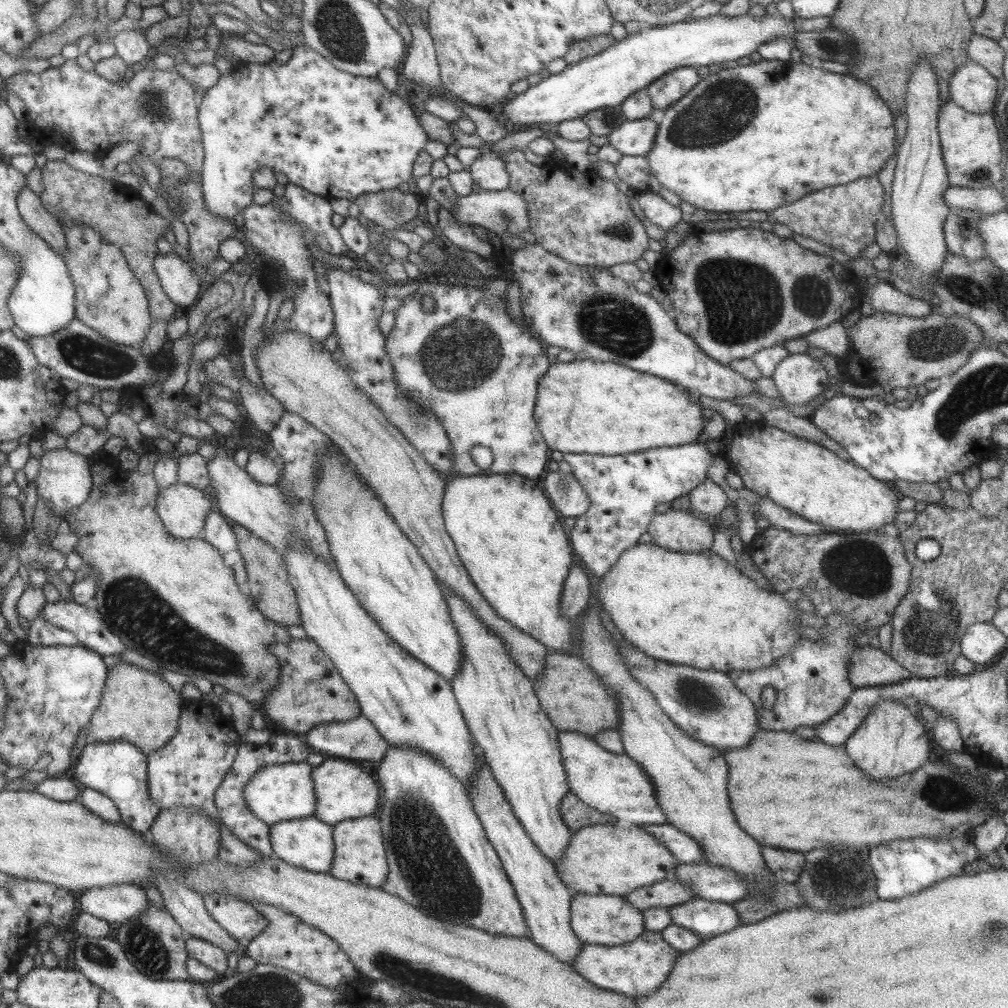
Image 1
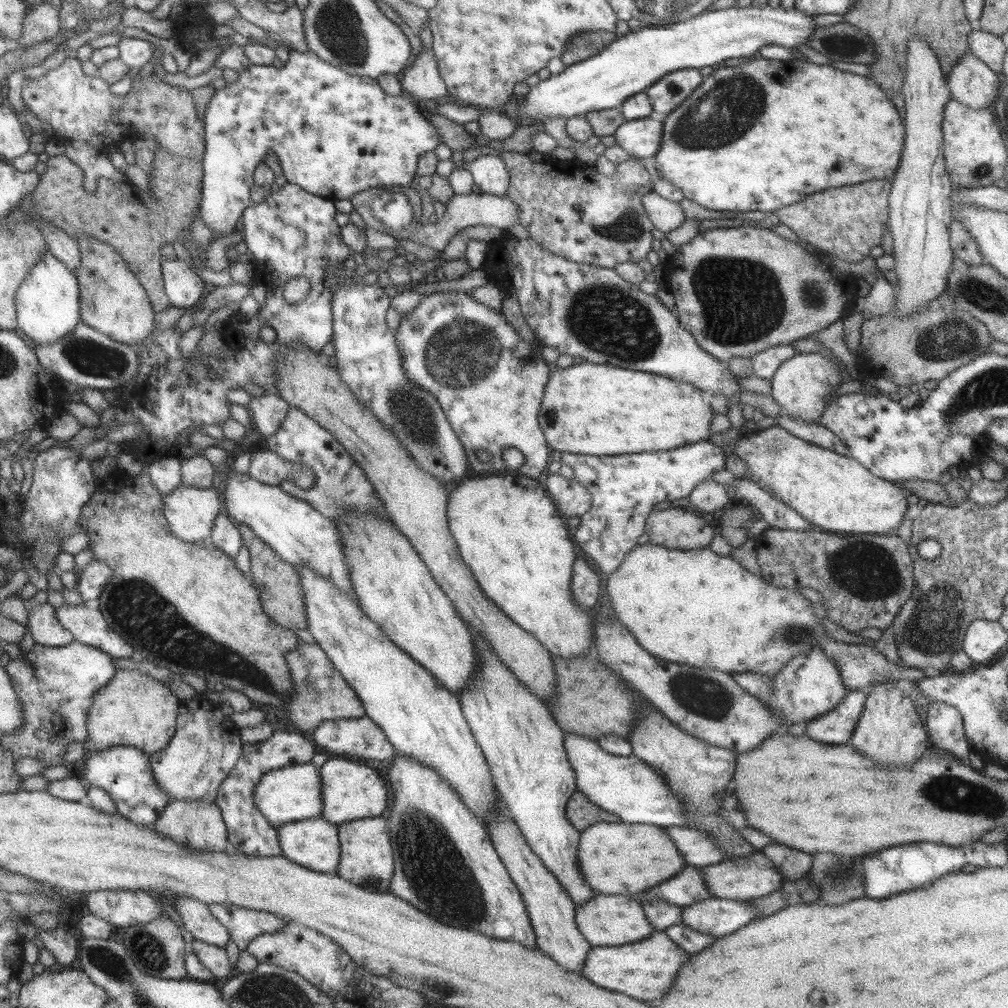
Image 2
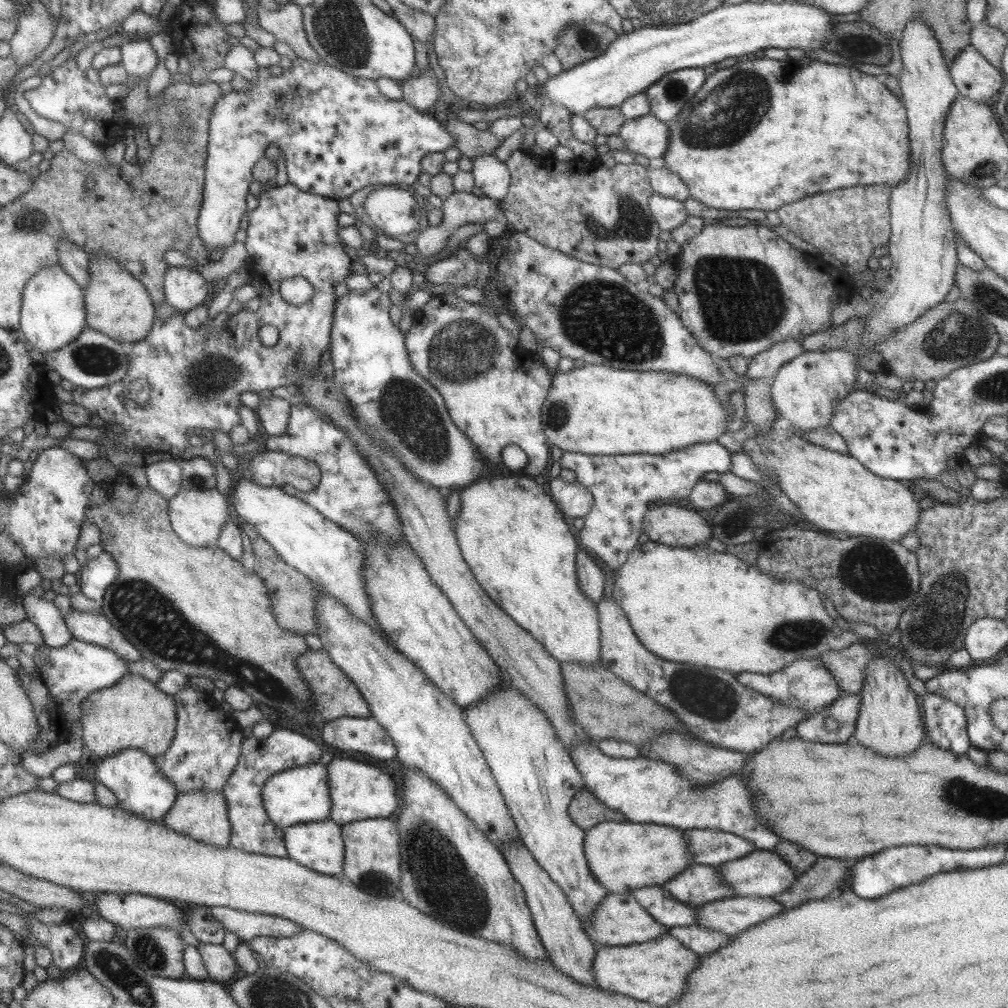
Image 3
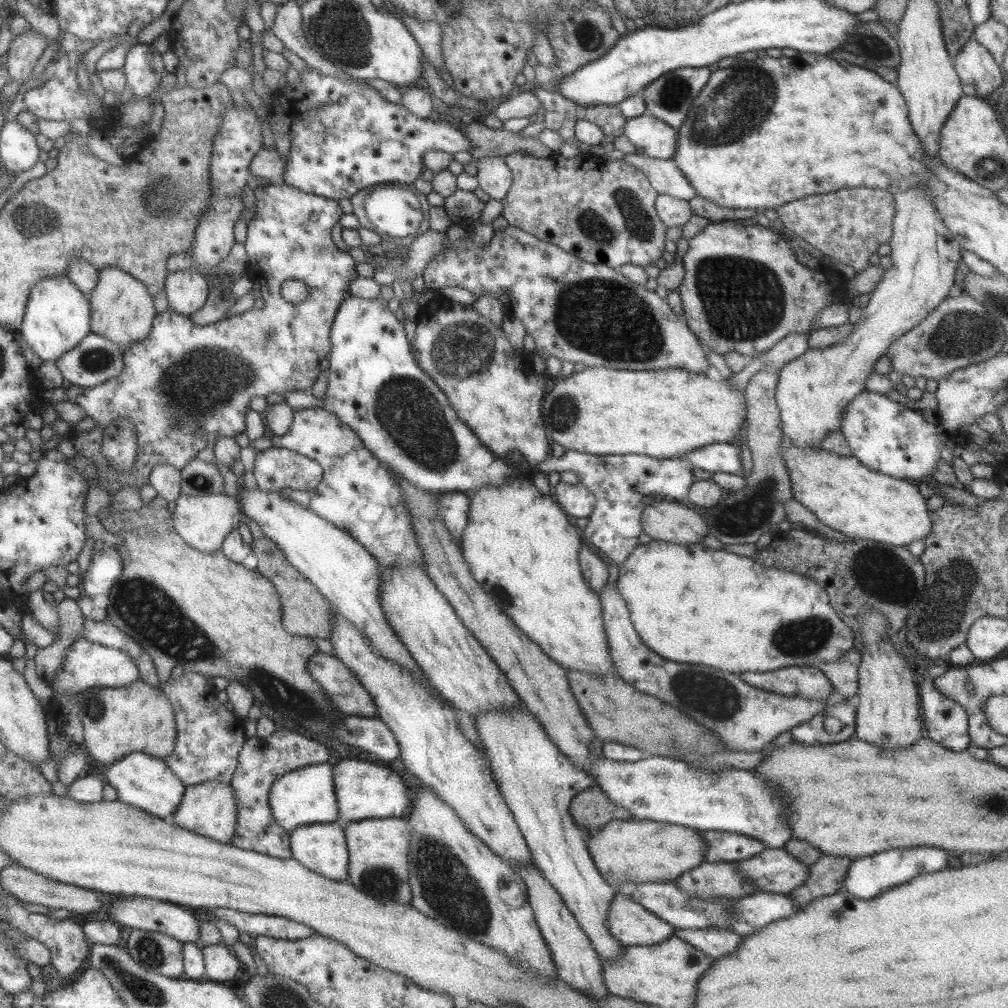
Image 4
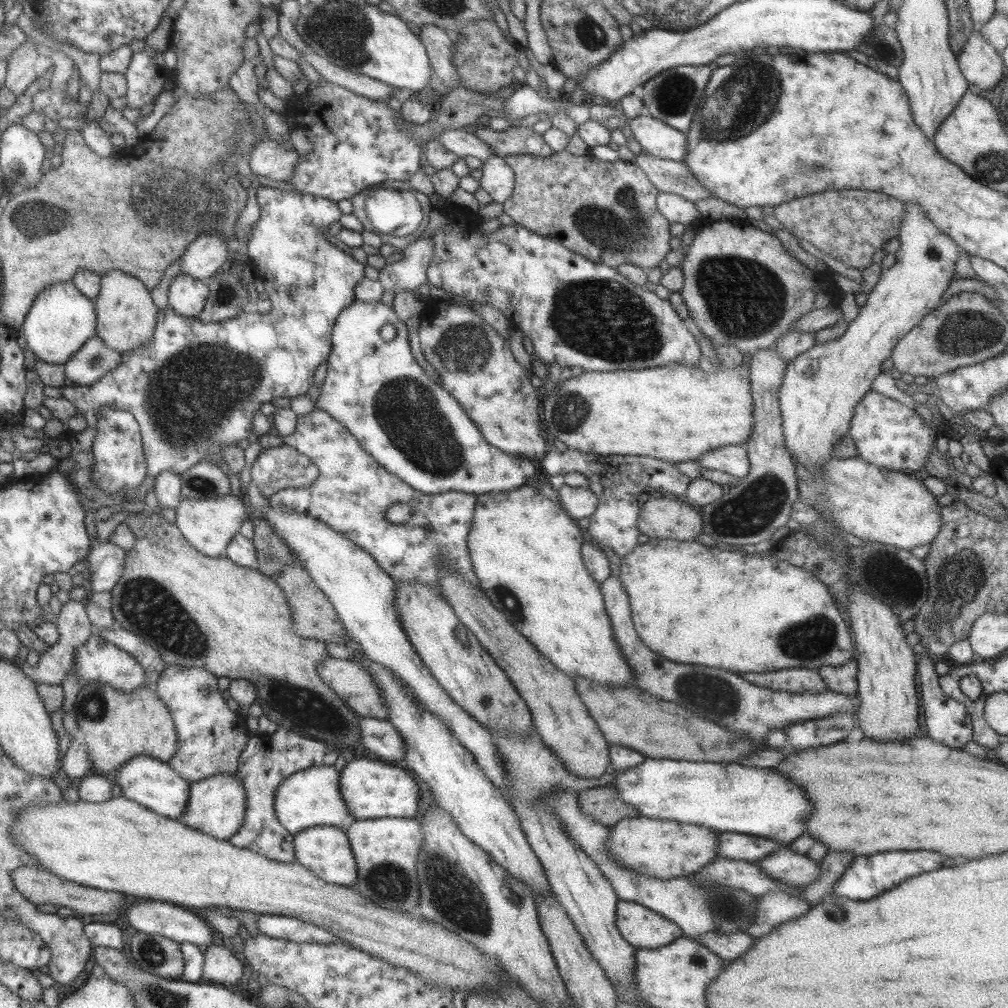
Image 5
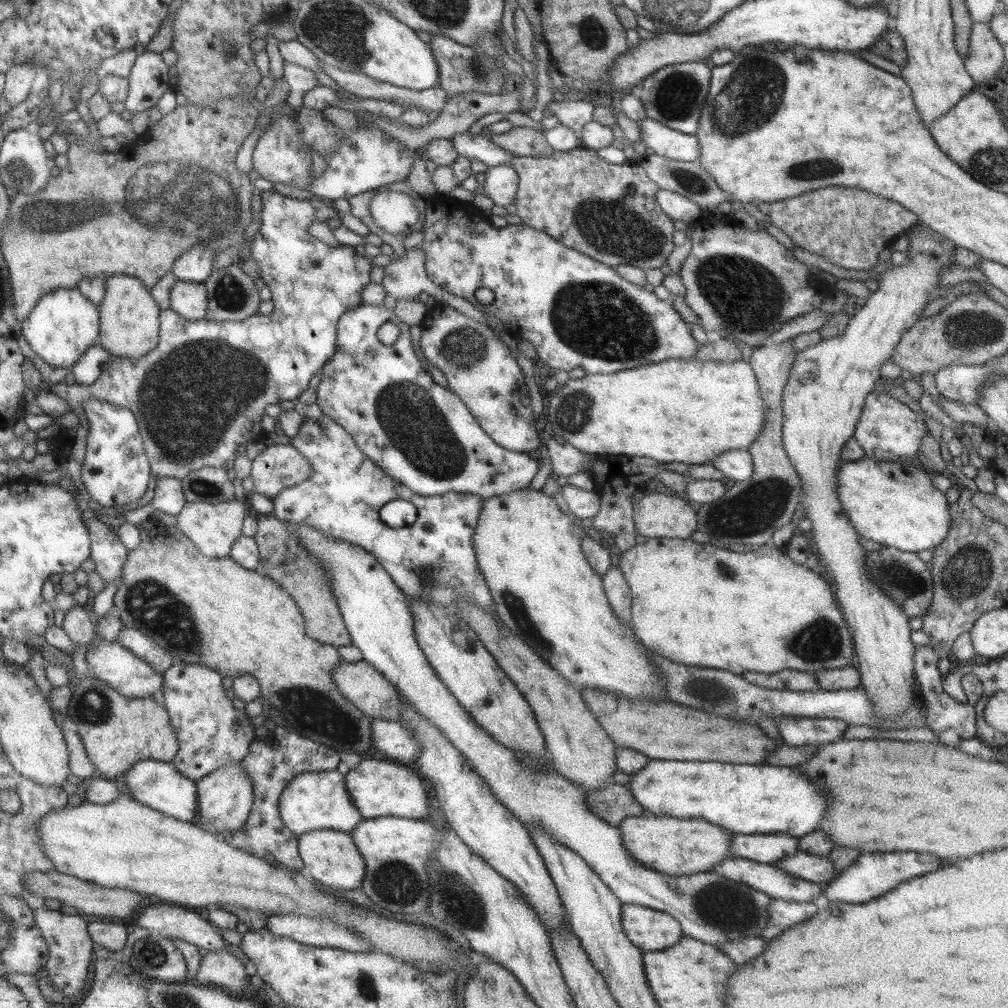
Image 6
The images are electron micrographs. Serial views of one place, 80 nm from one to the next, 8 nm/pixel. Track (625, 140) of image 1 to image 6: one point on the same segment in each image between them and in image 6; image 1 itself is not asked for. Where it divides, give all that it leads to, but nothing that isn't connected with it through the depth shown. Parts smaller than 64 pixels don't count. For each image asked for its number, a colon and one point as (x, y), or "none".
2: (640, 138)
3: (646, 135)
4: (654, 138)
5: (657, 139)
6: (673, 145)

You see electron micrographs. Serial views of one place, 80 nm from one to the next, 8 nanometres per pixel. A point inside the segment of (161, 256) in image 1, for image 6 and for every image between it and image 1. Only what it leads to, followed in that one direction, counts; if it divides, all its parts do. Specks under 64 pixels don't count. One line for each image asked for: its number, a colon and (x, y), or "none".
2: (183, 288)
3: (184, 289)
4: (186, 291)
5: (186, 296)
6: (189, 300)

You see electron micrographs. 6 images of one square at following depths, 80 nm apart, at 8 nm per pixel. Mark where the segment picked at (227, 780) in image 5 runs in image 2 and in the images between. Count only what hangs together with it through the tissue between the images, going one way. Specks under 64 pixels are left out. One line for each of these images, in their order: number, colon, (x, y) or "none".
2: (198, 824)
3: (201, 815)
4: (209, 809)

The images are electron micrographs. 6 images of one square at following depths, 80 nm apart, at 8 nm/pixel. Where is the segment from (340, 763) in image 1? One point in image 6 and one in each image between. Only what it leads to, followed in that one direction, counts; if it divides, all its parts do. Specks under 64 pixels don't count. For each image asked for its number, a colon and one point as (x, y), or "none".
2: (350, 791)
3: (357, 791)
4: (363, 790)
5: (370, 789)
6: (377, 788)

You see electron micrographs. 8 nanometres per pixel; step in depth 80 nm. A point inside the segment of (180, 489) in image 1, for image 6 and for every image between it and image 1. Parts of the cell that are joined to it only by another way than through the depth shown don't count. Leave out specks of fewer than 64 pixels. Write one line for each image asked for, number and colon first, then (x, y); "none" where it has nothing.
2: (189, 511)
3: (196, 516)
4: (203, 521)
5: (208, 524)
6: (212, 527)

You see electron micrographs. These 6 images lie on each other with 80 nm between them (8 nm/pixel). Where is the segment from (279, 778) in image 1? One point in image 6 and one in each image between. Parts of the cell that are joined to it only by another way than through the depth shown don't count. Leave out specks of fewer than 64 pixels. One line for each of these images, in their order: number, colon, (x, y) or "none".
2: (293, 793)
3: (299, 795)
4: (305, 796)
5: (308, 798)
6: (317, 800)

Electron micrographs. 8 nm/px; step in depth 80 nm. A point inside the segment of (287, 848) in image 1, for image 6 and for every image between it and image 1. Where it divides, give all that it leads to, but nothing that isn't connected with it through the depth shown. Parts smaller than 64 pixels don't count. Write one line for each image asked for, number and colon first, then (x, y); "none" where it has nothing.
2: (313, 843)
3: (318, 846)
4: (321, 848)
5: (323, 850)
6: (329, 856)

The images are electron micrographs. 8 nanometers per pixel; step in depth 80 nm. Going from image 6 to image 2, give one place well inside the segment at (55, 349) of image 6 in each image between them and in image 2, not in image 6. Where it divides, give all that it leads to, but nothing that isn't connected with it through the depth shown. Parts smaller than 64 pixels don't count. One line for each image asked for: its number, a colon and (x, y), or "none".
2: (46, 303)
3: (52, 313)
4: (56, 318)
5: (60, 319)

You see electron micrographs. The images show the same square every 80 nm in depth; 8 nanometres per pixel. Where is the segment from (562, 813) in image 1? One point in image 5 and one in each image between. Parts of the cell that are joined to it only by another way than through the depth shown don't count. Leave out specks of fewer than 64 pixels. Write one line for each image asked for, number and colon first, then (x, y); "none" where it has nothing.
2: (581, 813)
3: (585, 810)
4: (589, 809)
5: (602, 804)

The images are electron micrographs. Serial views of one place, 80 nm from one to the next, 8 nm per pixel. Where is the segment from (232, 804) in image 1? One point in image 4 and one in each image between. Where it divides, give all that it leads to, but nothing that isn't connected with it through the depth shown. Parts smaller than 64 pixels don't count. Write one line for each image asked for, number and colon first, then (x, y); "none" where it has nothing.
2: (247, 831)
3: (251, 831)
4: (261, 761)

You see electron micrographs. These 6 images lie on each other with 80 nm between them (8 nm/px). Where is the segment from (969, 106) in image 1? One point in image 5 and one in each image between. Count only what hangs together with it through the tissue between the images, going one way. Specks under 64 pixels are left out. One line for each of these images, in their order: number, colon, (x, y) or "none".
2: (971, 83)
3: (974, 78)
4: (978, 73)
5: (982, 67)

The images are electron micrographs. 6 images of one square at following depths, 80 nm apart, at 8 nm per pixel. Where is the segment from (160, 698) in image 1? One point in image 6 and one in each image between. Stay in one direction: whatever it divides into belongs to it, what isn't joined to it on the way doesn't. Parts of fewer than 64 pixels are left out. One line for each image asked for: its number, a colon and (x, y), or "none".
2: (134, 709)
3: (133, 713)
4: (136, 717)
5: (116, 726)
6: (116, 731)

